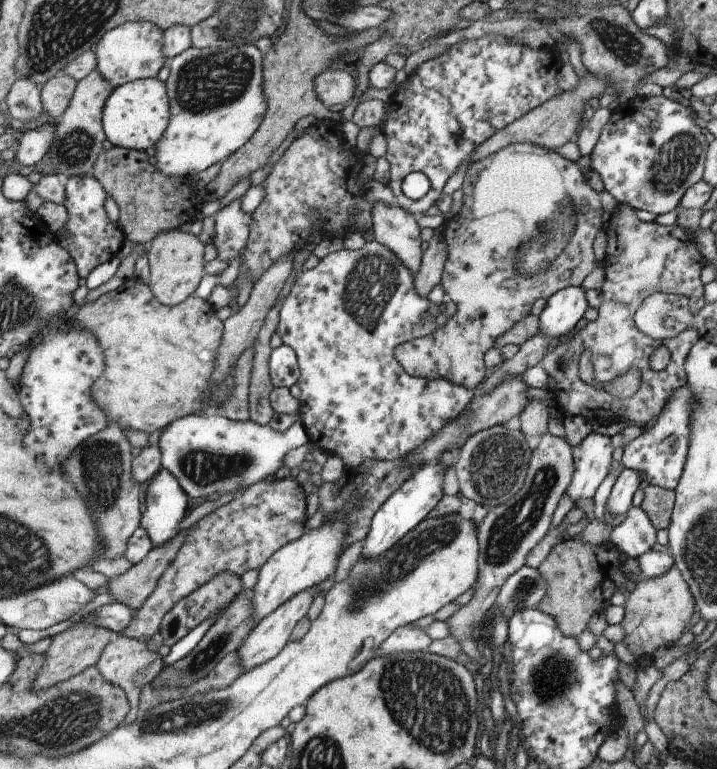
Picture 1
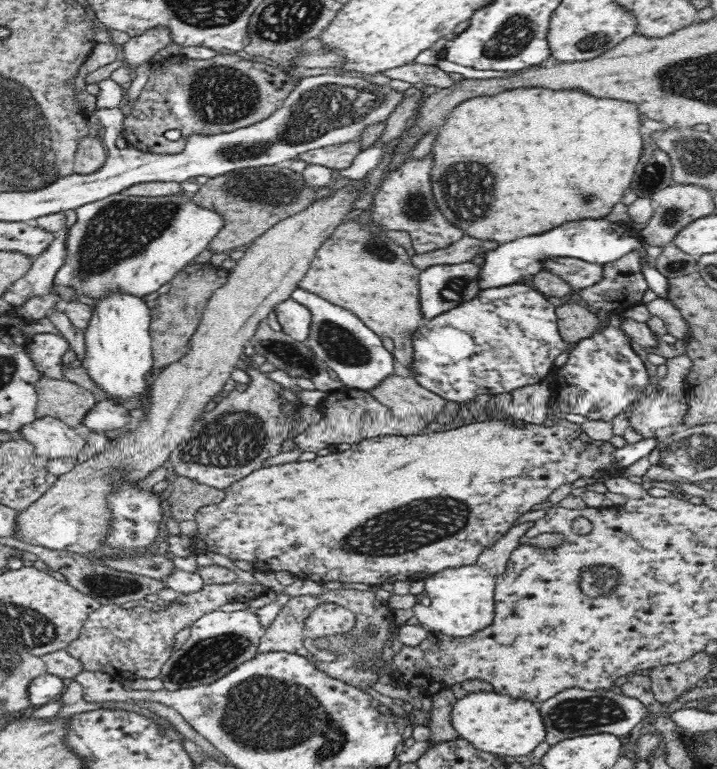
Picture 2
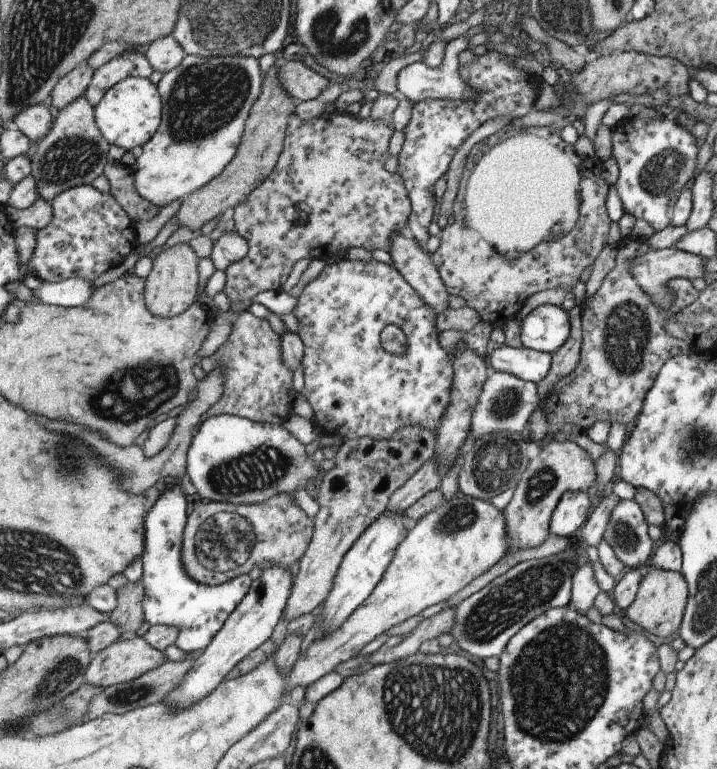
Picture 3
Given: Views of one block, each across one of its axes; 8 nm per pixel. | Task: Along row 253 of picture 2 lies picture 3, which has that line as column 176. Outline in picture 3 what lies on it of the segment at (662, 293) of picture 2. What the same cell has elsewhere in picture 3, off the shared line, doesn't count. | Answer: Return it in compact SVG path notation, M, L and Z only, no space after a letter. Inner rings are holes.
M176 483L164 486L159 496L143 516L141 610L147 624L174 624L177 638L174 646L192 652L203 650L217 634L221 625L239 601L247 594L251 580L247 574L236 576L217 586L201 586L183 572L181 560L181 536L187 518L185 497Z

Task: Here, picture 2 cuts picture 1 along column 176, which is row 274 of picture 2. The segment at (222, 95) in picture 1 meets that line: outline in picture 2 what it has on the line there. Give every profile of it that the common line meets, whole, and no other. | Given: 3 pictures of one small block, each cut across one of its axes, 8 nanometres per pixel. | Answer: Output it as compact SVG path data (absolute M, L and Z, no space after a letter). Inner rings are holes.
M186 191L180 195L156 198L128 196L122 192L79 206L76 209L76 221L65 227L64 262L53 280L56 287L74 289L74 296L65 302L79 301L82 296L98 302L114 293L144 298L170 282L177 272L184 270L190 260L208 248L212 238L224 226L220 213L206 210L188 198L189 193Z

